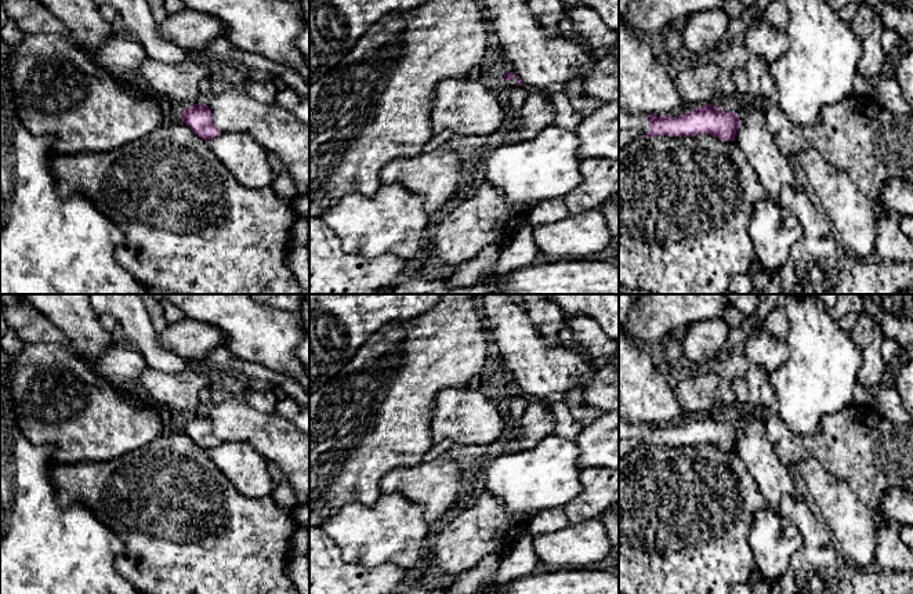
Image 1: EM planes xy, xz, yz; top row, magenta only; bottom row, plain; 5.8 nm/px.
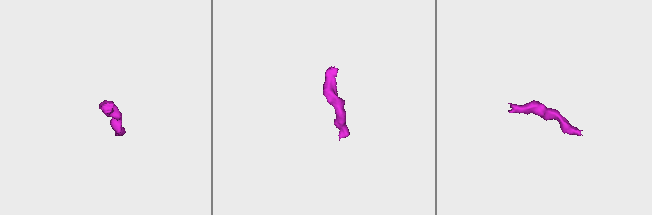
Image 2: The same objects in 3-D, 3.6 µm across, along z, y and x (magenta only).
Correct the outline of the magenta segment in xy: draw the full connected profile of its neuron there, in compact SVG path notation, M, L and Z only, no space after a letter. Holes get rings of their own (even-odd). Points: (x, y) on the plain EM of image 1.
M195 413L182 420L180 428L200 448L209 450L221 443L204 413Z

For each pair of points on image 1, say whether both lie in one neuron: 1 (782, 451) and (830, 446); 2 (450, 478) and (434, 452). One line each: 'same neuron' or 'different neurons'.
1: same neuron
2: different neurons

